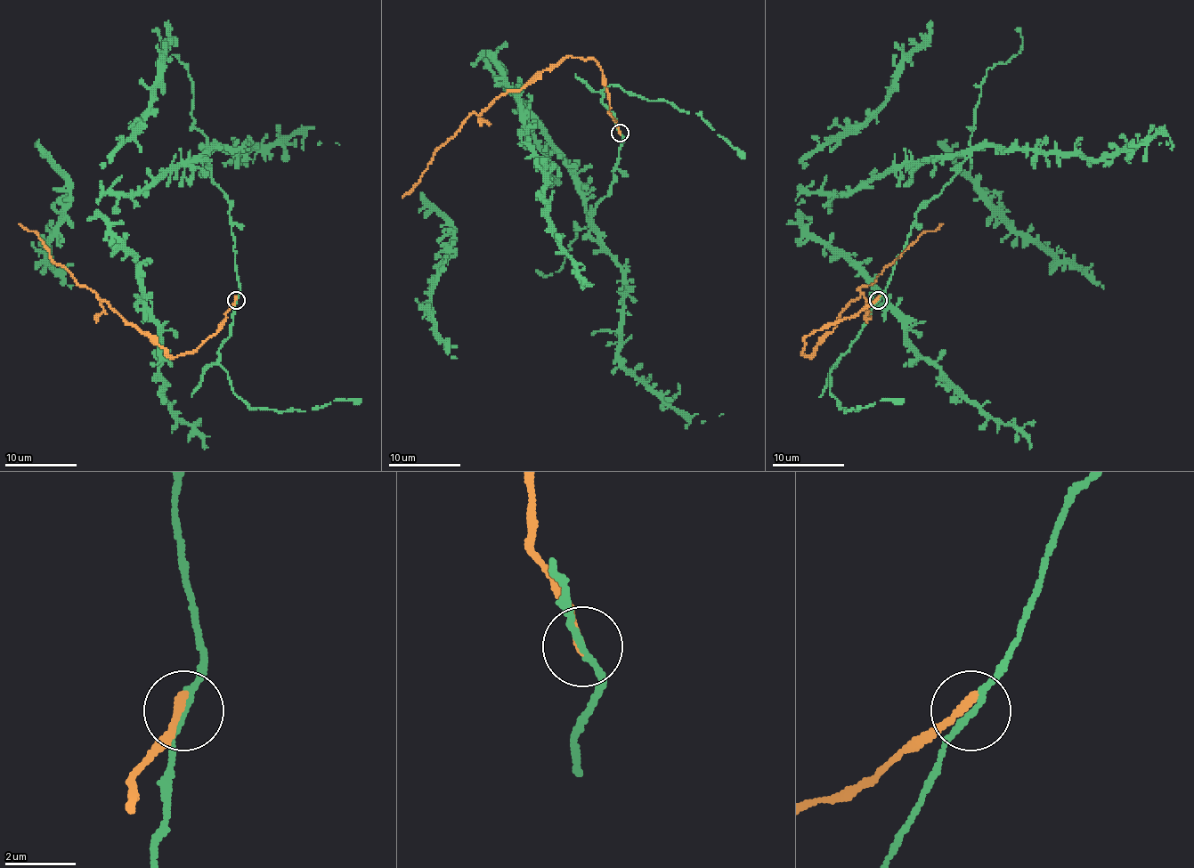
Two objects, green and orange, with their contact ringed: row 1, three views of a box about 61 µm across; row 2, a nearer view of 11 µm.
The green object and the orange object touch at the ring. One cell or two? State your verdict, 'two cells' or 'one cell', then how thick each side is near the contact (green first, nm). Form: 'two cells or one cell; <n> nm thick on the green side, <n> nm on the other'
two cells; 170 nm thick on the green side, 260 nm on the other

